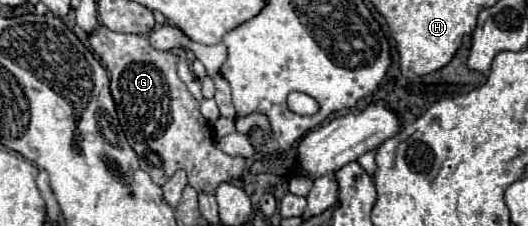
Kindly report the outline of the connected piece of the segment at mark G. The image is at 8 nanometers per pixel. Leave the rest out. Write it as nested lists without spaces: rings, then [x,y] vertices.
[[[101,26],[95,34],[91,34],[89,40],[91,40],[91,46],[95,48],[95,52],[105,62],[107,70],[111,72],[111,94],[117,104],[119,124],[121,124],[131,148],[139,156],[141,170],[147,172],[155,184],[163,186],[177,170],[185,170],[189,184],[193,188],[213,194],[221,182],[241,178],[245,160],[233,158],[215,148],[211,126],[203,118],[203,114],[199,110],[199,102],[193,98],[193,94],[187,90],[187,86],[177,76],[177,56],[175,54],[151,48],[149,40],[145,36],[113,32],[113,30],[107,30],[105,26]]]

